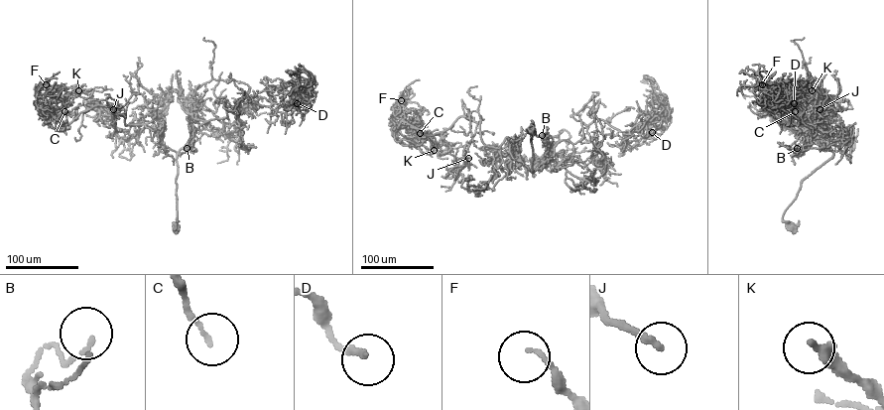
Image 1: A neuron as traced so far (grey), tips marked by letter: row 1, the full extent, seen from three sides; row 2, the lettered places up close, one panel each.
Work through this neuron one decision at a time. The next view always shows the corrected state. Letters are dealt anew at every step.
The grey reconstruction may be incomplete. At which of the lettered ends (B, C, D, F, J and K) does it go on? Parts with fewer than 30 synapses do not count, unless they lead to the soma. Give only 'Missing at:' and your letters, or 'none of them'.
Missing at: none of them

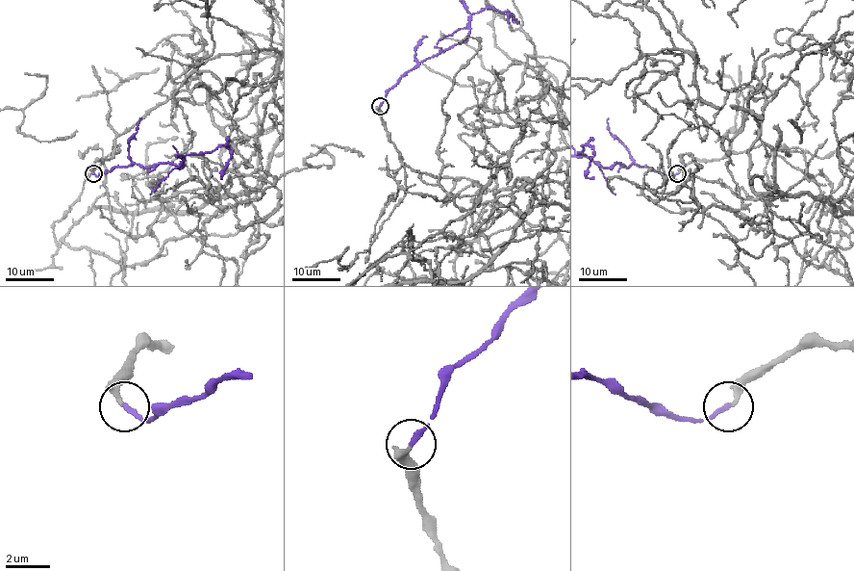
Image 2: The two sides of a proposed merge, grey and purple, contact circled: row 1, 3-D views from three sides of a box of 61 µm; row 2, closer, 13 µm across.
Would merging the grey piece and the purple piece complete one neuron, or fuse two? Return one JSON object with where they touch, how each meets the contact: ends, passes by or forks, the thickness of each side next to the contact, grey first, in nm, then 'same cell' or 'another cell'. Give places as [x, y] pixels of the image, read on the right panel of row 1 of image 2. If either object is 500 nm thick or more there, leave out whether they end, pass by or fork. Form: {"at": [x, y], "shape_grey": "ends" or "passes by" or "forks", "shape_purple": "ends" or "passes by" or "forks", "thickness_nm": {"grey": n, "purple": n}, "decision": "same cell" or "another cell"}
{"at": [677, 173], "shape_grey": "ends", "shape_purple": "ends", "thickness_nm": {"grey": 200, "purple": 240}, "decision": "same cell"}

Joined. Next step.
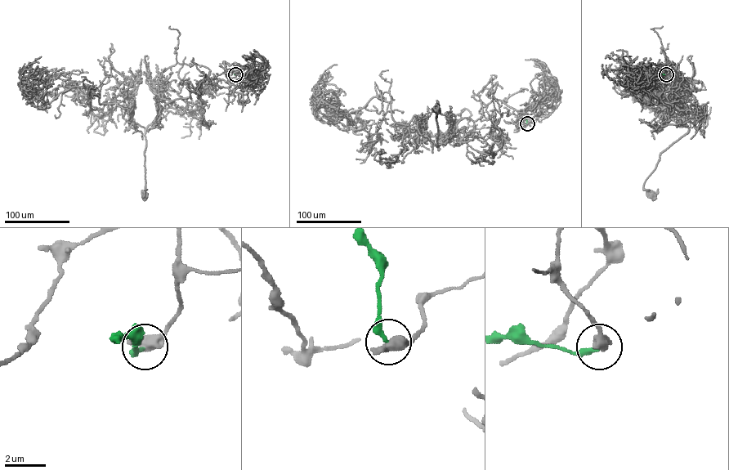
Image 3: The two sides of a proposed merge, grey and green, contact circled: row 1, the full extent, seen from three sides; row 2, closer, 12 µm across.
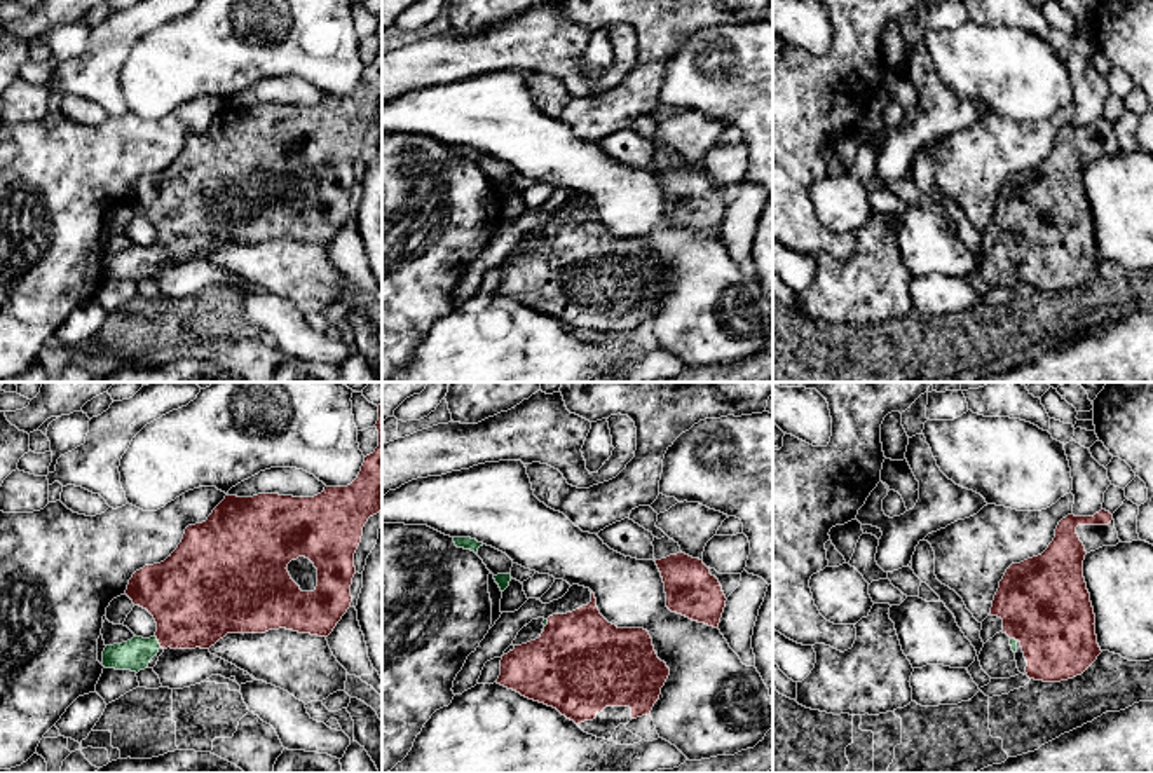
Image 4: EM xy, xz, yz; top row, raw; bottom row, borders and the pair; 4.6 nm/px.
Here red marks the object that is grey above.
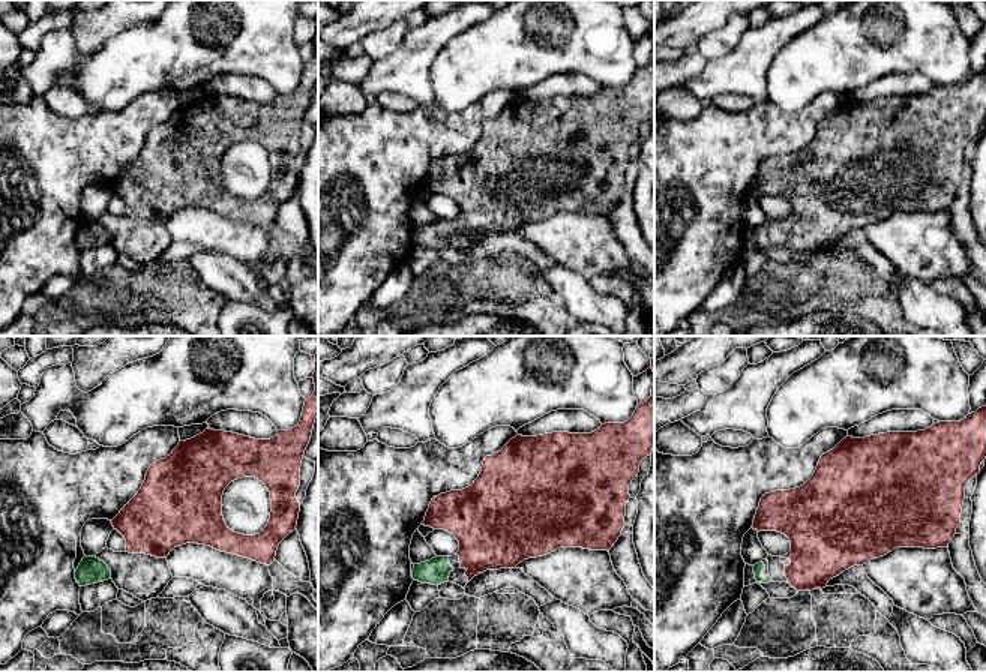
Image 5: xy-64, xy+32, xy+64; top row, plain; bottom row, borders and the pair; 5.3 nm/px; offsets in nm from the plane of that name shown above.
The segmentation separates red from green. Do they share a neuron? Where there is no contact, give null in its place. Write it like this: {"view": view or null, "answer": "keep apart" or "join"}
{"view": "xy", "answer": "join"}

